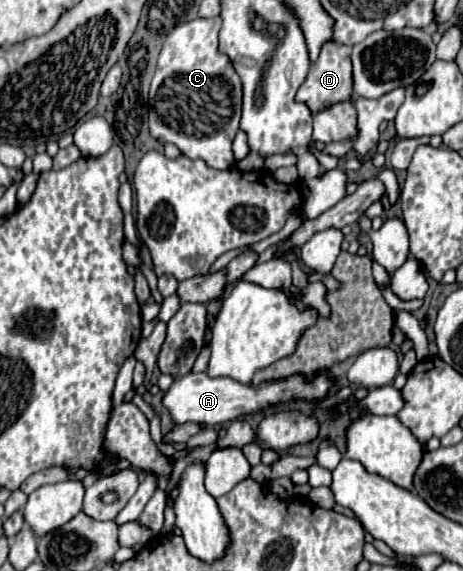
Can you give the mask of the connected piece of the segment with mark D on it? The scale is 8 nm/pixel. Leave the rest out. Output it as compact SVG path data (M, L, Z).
M335 41L323 45L317 63L311 65L297 99L303 101L313 113L323 107L343 101L353 95L351 75L351 47Z

